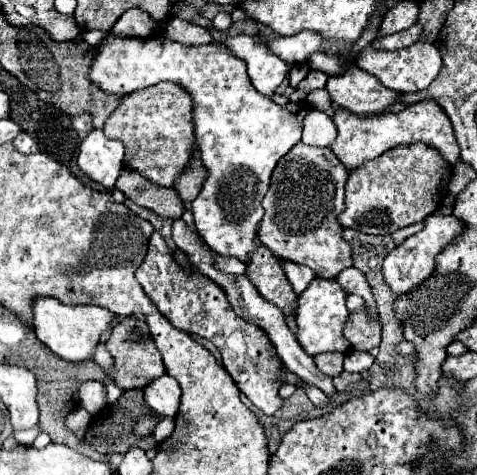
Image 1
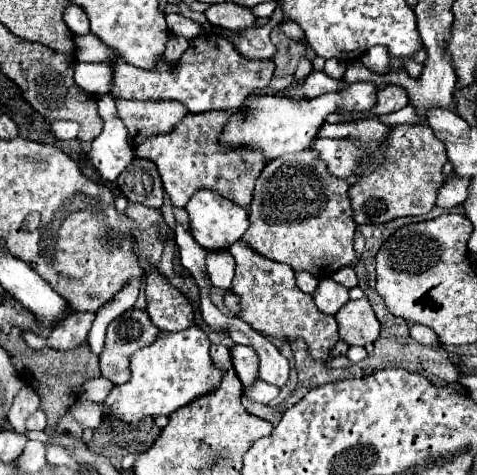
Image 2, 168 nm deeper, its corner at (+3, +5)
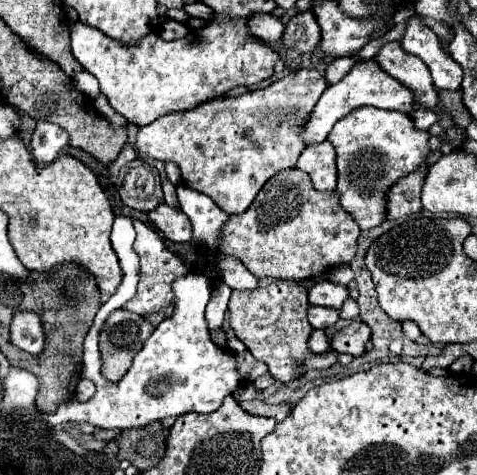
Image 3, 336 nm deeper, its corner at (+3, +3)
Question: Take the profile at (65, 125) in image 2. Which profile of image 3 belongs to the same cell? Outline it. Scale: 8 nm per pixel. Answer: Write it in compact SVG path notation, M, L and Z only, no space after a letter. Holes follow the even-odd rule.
M49 121L37 123L31 137L31 153L37 161L43 161L43 163L55 161L61 149L67 145L69 145L69 135L67 131L63 131L63 127Z

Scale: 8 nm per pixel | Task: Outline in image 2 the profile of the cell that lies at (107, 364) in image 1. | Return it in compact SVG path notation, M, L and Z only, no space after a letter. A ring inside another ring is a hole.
M71 313L67 319L63 319L47 337L47 347L53 349L73 349L79 347L81 341L87 339L91 323L95 313Z

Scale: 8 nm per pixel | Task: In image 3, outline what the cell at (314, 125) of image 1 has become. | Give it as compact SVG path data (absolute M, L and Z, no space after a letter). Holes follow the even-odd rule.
M359 107L335 123L327 135L337 151L337 191L341 205L349 211L361 229L373 229L385 219L385 193L403 175L415 171L431 153L429 133L413 127L403 111Z

